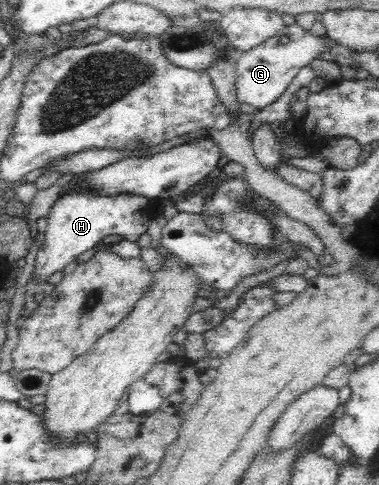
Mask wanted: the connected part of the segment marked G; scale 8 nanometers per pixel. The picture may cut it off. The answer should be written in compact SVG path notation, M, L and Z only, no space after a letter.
M293 23L282 27L272 38L258 44L249 51L240 52L237 60L236 88L238 102L245 102L254 107L255 112L276 102L283 92L286 92L294 77L305 66L336 45L336 41L329 37L314 36L310 31L305 31Z

